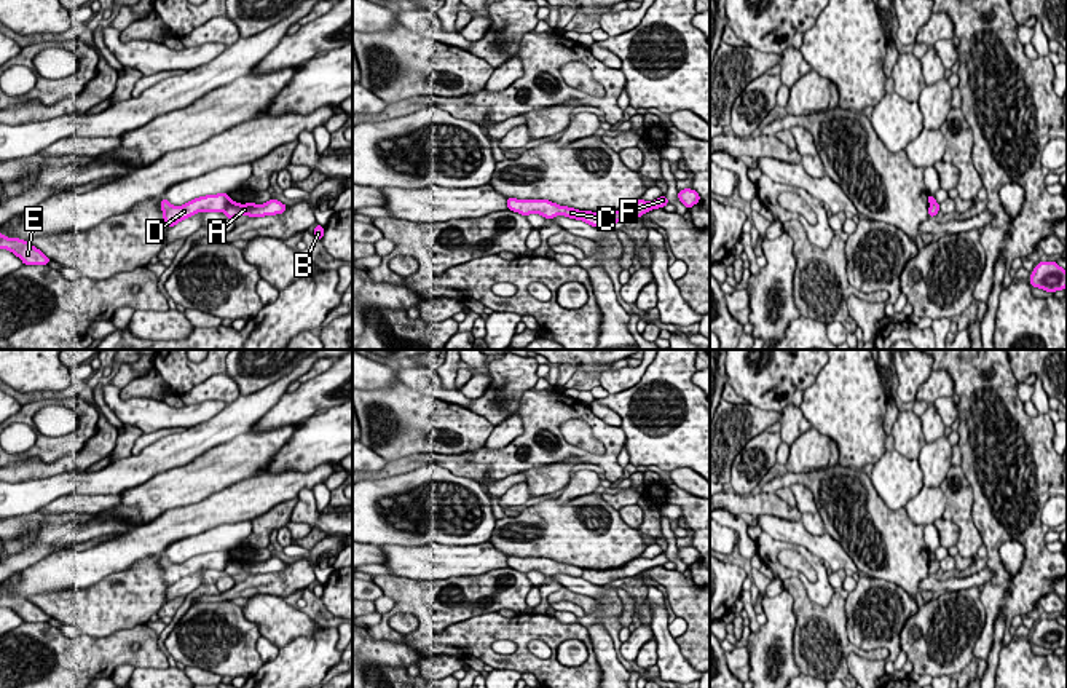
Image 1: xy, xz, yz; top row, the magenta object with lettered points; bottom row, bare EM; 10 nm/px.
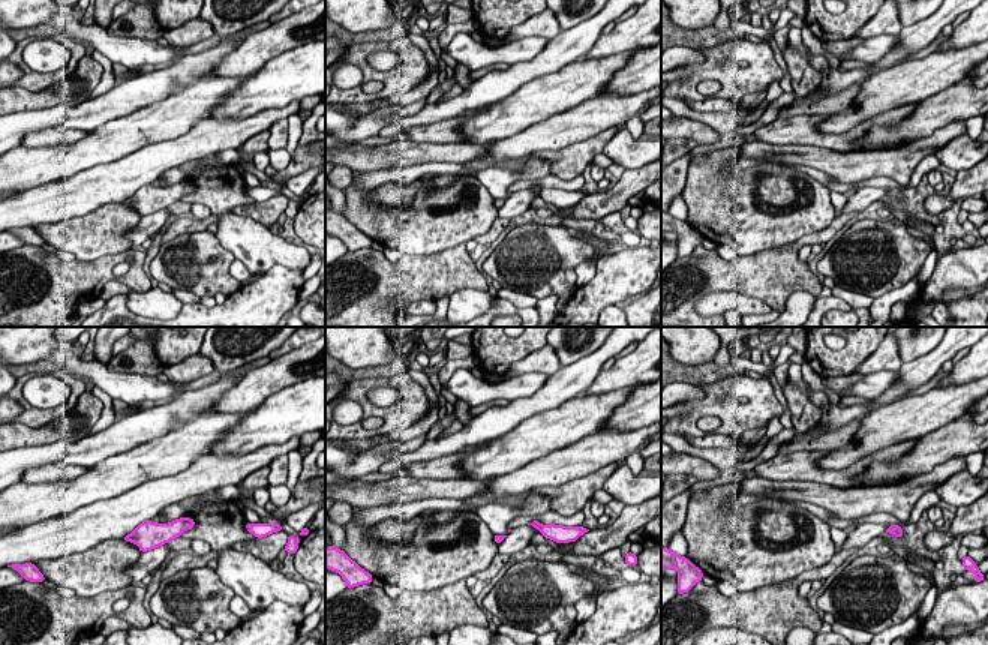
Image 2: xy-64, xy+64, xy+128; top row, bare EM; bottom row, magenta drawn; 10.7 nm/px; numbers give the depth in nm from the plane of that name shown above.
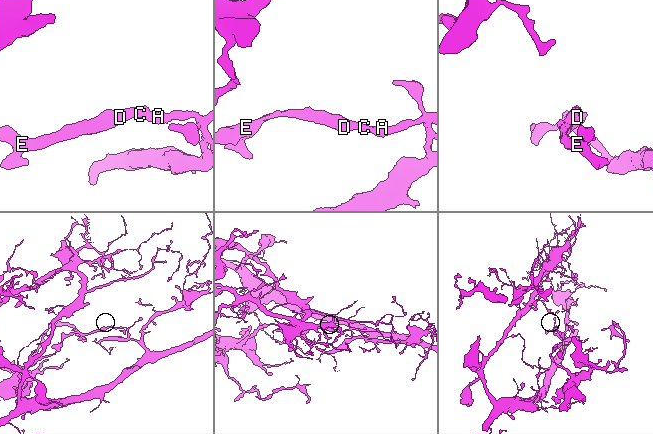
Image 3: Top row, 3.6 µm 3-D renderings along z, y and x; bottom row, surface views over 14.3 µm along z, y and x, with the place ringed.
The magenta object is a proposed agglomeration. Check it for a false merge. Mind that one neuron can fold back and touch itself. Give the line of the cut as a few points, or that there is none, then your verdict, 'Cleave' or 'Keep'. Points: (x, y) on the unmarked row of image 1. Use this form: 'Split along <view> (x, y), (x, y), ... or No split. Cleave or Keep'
Split along xy (230, 557), (224, 569). Cleave

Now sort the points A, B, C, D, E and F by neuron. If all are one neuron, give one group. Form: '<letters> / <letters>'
A B F / C D E

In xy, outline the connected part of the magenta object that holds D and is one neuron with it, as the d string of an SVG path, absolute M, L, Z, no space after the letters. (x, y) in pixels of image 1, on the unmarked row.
M225 549L195 556L183 563L172 563L166 556L163 556L161 568L166 583L174 584L198 570L225 570L230 559L231 556Z

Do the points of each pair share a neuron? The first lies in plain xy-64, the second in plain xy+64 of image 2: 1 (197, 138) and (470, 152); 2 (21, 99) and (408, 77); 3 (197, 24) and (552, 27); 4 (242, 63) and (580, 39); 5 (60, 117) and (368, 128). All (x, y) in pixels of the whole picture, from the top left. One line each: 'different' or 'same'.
1: different
2: different
3: same
4: different
5: same

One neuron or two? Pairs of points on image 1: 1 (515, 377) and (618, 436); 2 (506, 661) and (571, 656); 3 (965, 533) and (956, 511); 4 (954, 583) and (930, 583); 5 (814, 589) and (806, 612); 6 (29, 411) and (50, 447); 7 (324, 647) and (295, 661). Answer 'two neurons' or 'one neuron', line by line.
1: two neurons
2: two neurons
3: one neuron
4: one neuron
5: two neurons
6: one neuron
7: one neuron

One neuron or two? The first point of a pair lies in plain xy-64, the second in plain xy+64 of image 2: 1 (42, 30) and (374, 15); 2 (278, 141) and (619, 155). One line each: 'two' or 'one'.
1: two
2: one

